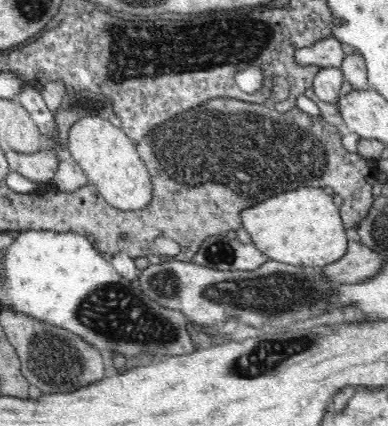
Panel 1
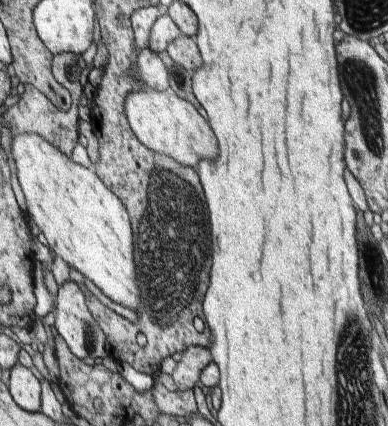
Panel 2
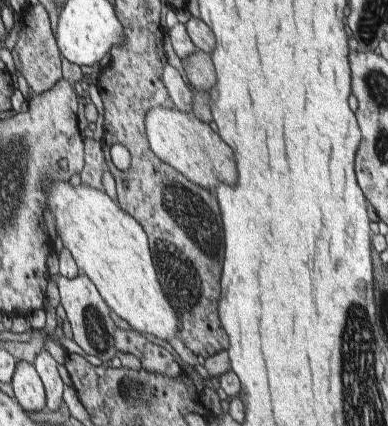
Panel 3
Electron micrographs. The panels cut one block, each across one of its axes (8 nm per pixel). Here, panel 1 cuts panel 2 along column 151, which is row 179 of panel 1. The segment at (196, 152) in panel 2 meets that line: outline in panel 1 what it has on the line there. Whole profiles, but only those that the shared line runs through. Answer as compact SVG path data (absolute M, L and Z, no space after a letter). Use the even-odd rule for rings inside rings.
M86 114L70 130L70 156L86 172L92 186L98 188L102 198L124 212L138 212L152 202L152 180L138 148L122 128L114 128L108 120Z

